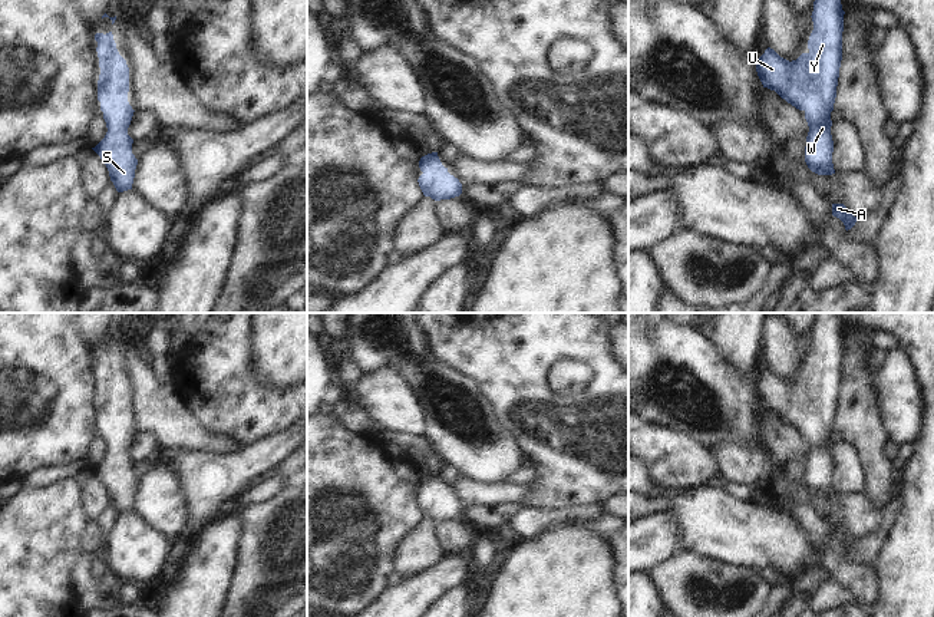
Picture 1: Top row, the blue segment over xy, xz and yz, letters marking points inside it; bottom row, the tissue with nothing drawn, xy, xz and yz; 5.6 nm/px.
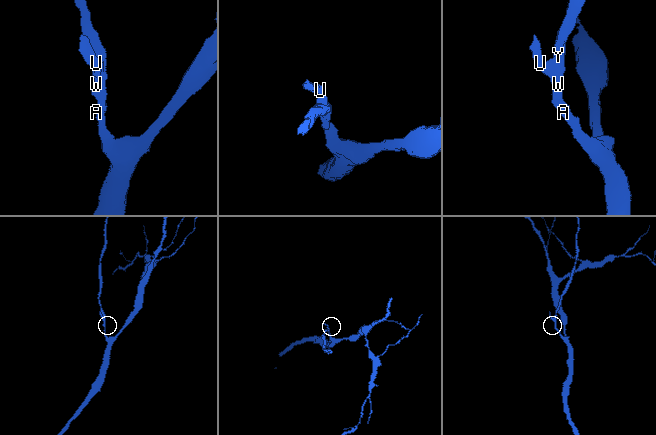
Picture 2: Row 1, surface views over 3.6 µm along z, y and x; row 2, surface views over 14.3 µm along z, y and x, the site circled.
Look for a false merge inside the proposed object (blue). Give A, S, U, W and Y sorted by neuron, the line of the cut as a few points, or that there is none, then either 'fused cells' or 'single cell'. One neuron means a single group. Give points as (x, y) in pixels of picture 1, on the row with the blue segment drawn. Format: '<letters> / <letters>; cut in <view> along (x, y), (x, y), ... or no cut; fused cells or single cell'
A S U W Y; no cut; single cell

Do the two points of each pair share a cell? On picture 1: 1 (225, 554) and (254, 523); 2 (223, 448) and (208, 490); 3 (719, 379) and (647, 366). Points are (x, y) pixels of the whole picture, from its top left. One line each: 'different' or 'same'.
1: different
2: different
3: same

